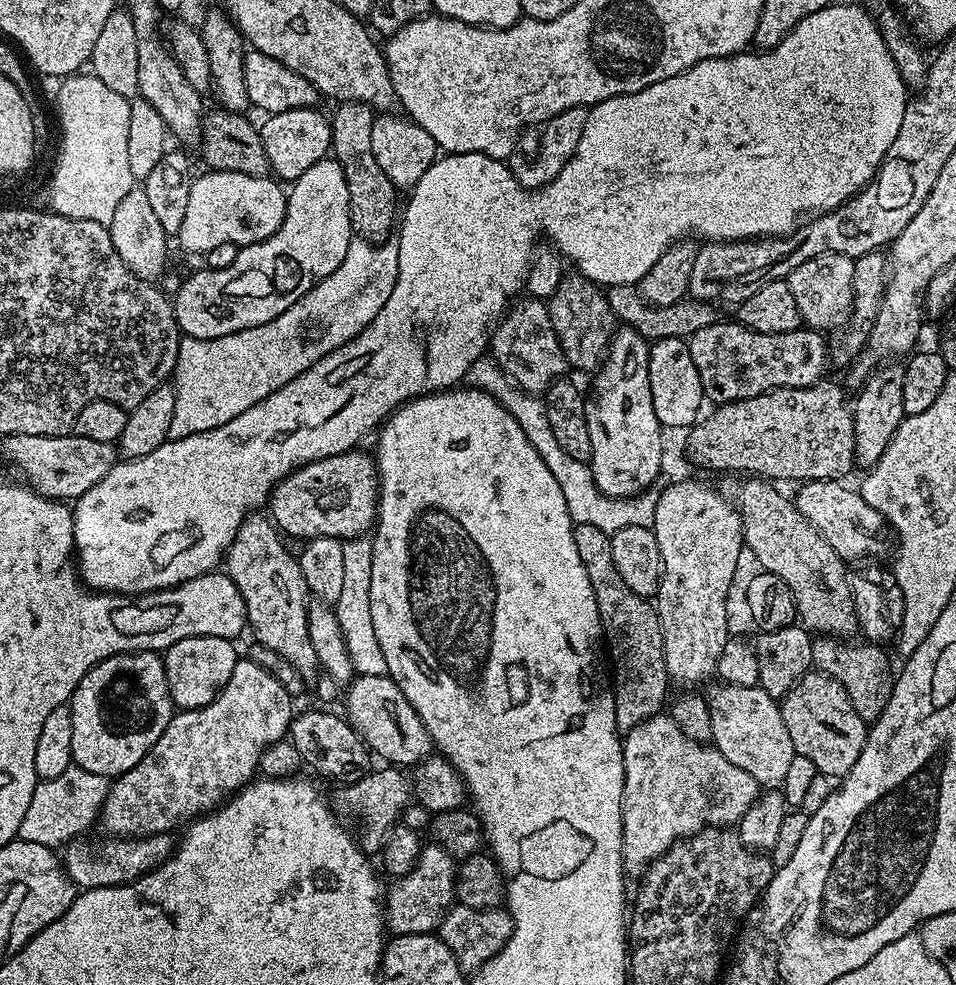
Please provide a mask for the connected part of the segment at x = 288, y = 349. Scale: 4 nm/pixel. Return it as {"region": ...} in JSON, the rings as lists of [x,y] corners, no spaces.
{"region":[[[354,238],[346,250],[346,258],[342,258],[342,266],[334,270],[322,282],[318,282],[290,310],[278,314],[270,322],[262,326],[254,326],[246,330],[238,330],[234,334],[226,334],[213,340],[199,340],[193,336],[184,336],[180,341],[176,369],[172,371],[170,383],[176,391],[174,402],[174,418],[170,421],[168,439],[186,438],[190,434],[202,434],[206,430],[214,430],[230,418],[238,418],[242,410],[250,410],[250,406],[260,404],[271,392],[277,392],[286,382],[290,382],[302,370],[314,366],[326,354],[338,352],[346,342],[350,342],[364,328],[366,318],[378,314],[381,304],[390,298],[390,290],[394,290],[398,278],[398,246],[395,242],[371,244],[368,240]]]}

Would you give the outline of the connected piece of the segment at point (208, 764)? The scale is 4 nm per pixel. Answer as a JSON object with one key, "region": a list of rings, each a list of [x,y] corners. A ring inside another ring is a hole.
{"region":[[[250,658],[237,659],[234,674],[230,674],[230,682],[226,682],[226,686],[214,698],[214,702],[210,702],[201,708],[186,708],[177,711],[171,722],[166,726],[166,730],[162,730],[162,738],[158,738],[158,742],[154,742],[154,746],[150,746],[146,758],[142,758],[142,762],[138,762],[138,766],[126,770],[126,774],[117,776],[111,781],[106,794],[106,802],[100,811],[99,827],[104,827],[108,836],[153,836],[159,832],[172,832],[176,830],[176,827],[179,829],[181,826],[211,812],[213,808],[219,808],[229,796],[239,792],[245,784],[257,775],[262,750],[266,750],[266,746],[287,737],[288,727],[294,722],[292,704],[294,704],[294,697],[285,690],[282,682],[278,682],[278,678],[274,678],[274,674],[270,674],[270,670],[262,670],[262,666],[258,666],[258,662],[254,662]]]}

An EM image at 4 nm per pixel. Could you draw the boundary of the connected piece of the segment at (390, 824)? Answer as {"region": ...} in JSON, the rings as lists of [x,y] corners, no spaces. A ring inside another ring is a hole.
{"region":[[[380,766],[375,770],[366,773],[358,782],[337,787],[336,793],[330,796],[330,807],[337,817],[345,818],[349,816],[352,820],[360,823],[360,836],[358,843],[365,856],[372,858],[383,849],[384,839],[388,836],[388,831],[396,827],[400,816],[410,804],[410,780],[404,776],[399,767]],[[384,767],[384,768],[380,768]],[[400,816],[400,817],[399,817]]]}

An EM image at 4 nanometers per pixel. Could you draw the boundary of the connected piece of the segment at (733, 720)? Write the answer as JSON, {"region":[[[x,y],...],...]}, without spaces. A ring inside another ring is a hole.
{"region":[[[721,683],[719,687],[706,696],[713,726],[711,743],[729,762],[746,770],[746,774],[765,789],[783,785],[786,769],[797,754],[794,742],[790,742],[786,722],[782,722],[778,700],[759,686],[747,688]]]}

